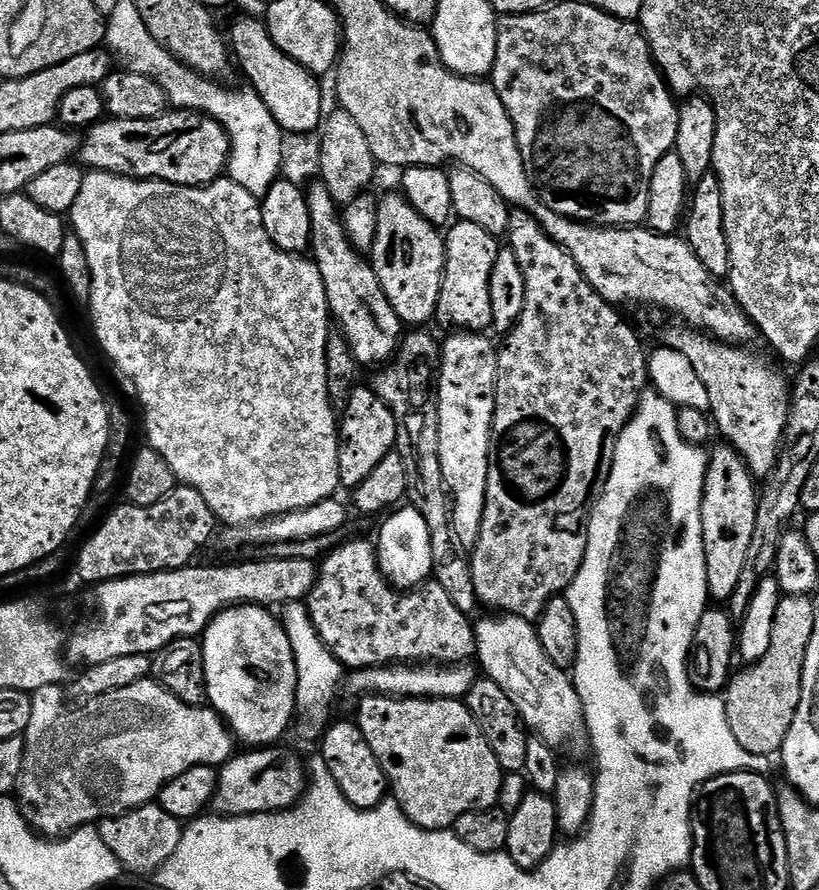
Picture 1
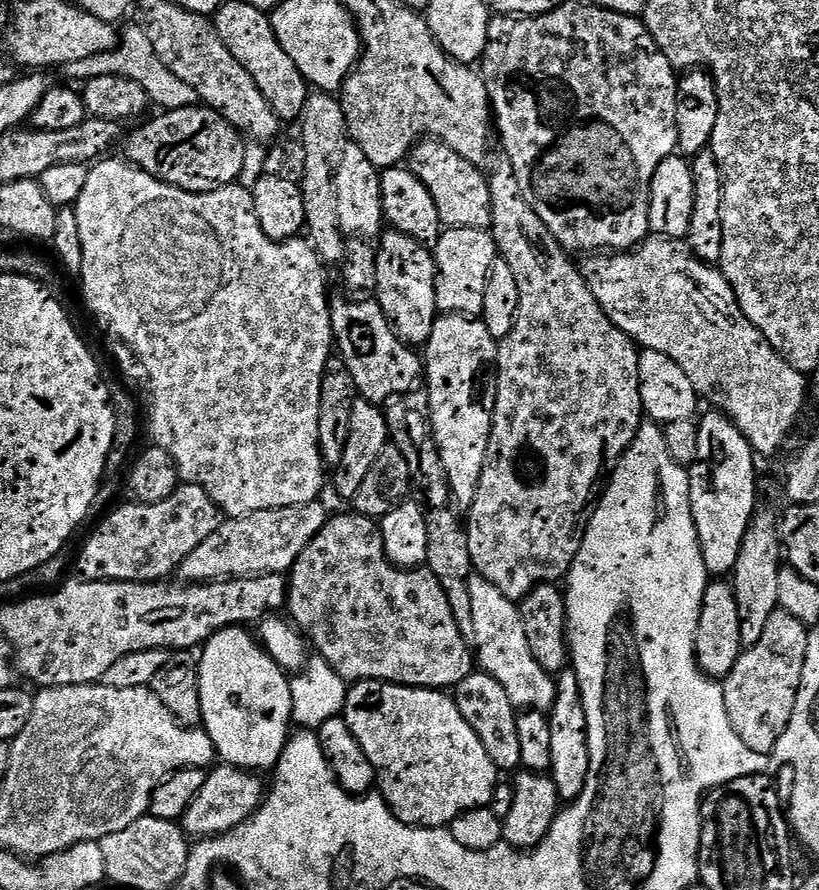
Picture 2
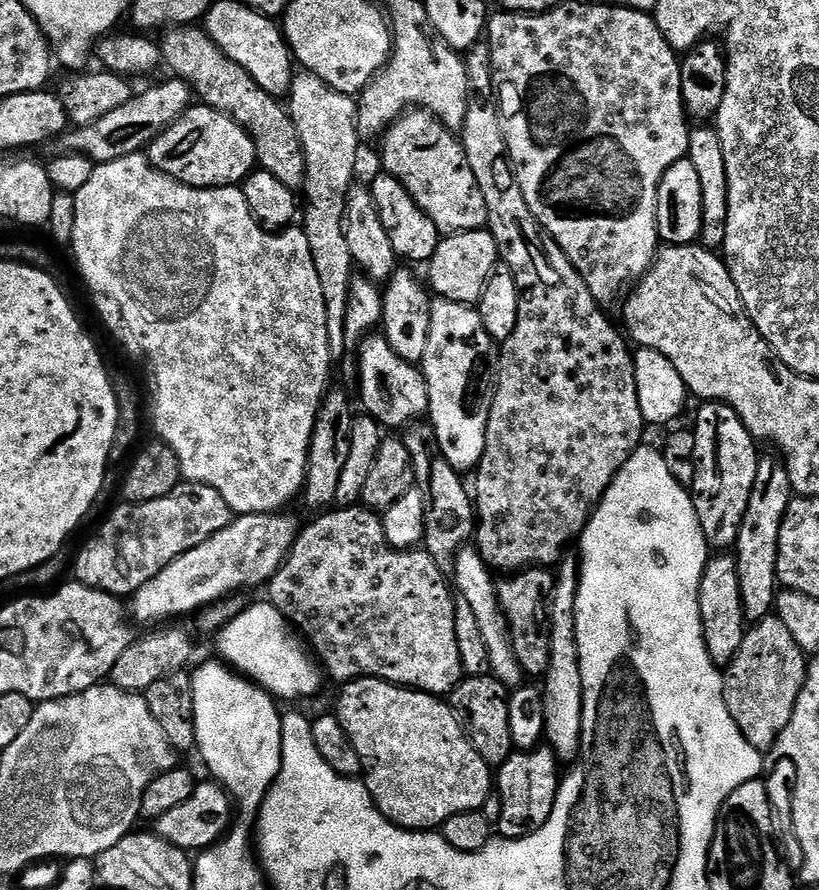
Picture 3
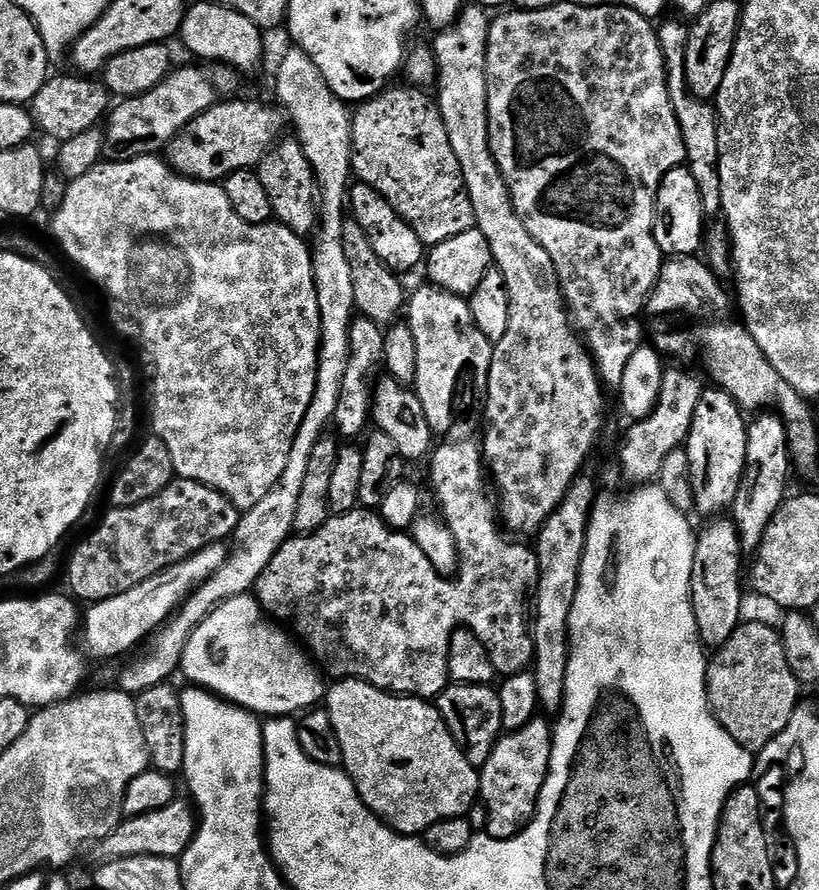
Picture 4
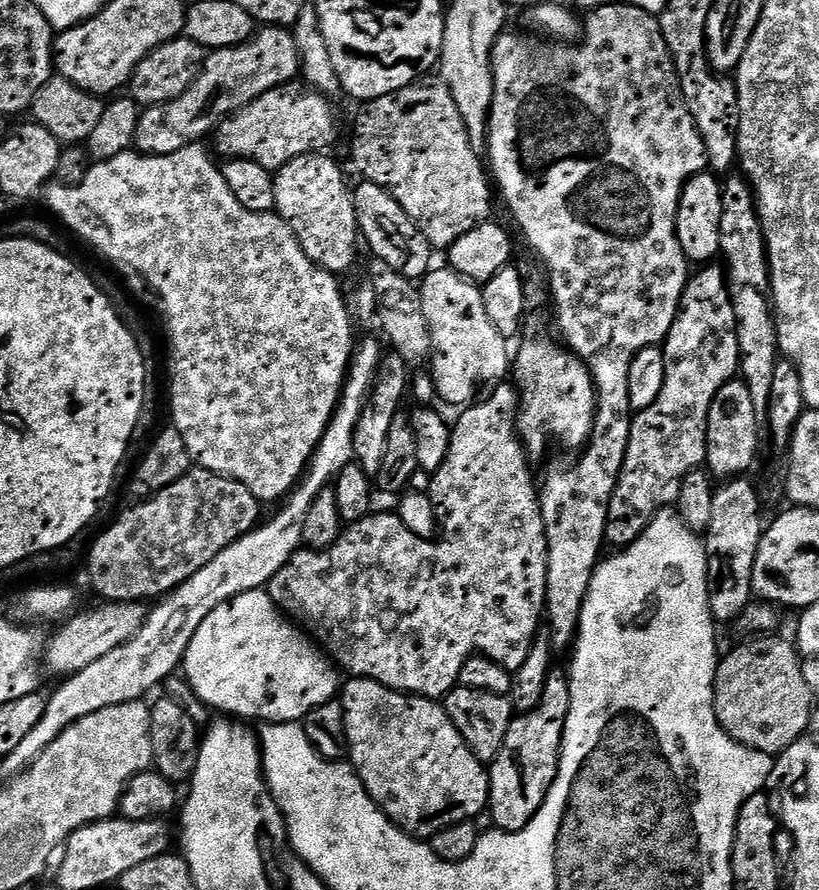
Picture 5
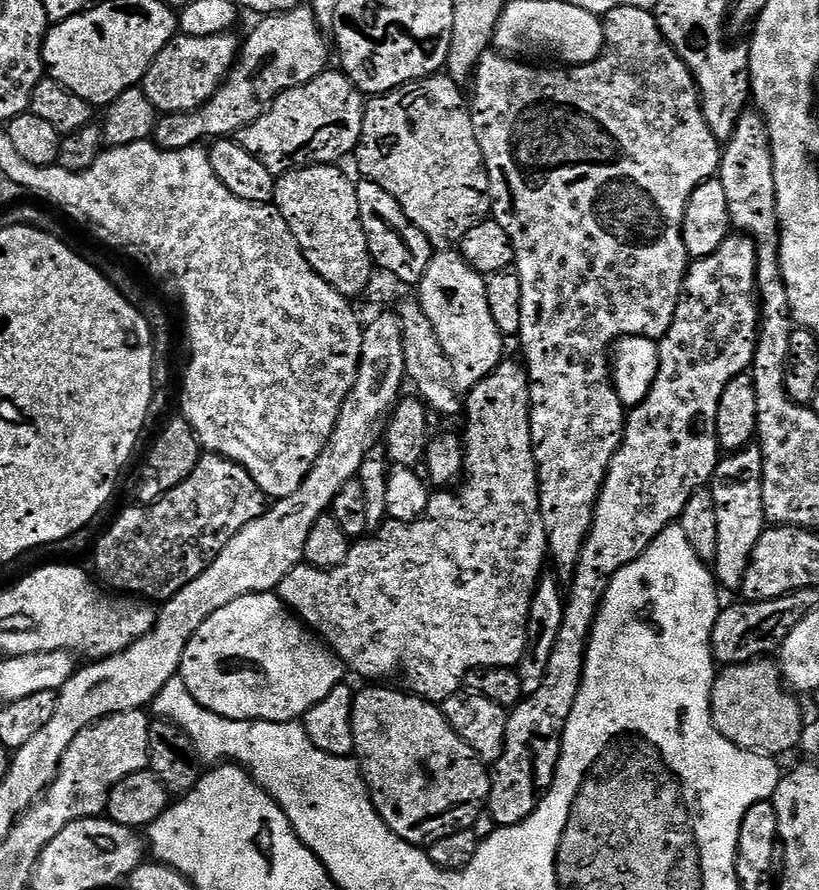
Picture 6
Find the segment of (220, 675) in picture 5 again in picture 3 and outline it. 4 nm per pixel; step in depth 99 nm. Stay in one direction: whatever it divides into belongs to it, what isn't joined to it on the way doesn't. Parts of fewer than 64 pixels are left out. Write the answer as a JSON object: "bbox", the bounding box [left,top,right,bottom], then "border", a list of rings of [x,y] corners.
{"bbox":[215,602,322,701],"border":[[[271,602],[249,603],[215,637],[219,659],[229,668],[265,688],[277,701],[304,700],[320,688],[322,668],[299,631]]]}

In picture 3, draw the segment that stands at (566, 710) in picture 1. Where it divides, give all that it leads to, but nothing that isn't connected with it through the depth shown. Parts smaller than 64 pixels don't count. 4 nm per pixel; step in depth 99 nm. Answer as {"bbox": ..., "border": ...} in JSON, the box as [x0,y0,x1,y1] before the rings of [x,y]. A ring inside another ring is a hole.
{"bbox":[451,546,524,690],"border":[[[465,546],[456,554],[456,564],[451,570],[451,577],[454,580],[455,591],[470,605],[470,610],[477,619],[478,630],[485,639],[486,650],[489,651],[491,675],[496,680],[506,685],[509,690],[515,690],[523,685],[524,675],[518,663],[516,655],[513,652],[510,629],[508,627],[508,618],[503,608],[500,607],[498,595],[496,593],[496,580],[491,569],[481,558],[480,552],[474,546]],[[492,576],[493,578],[492,578]],[[457,588],[457,589],[456,589]]]}

